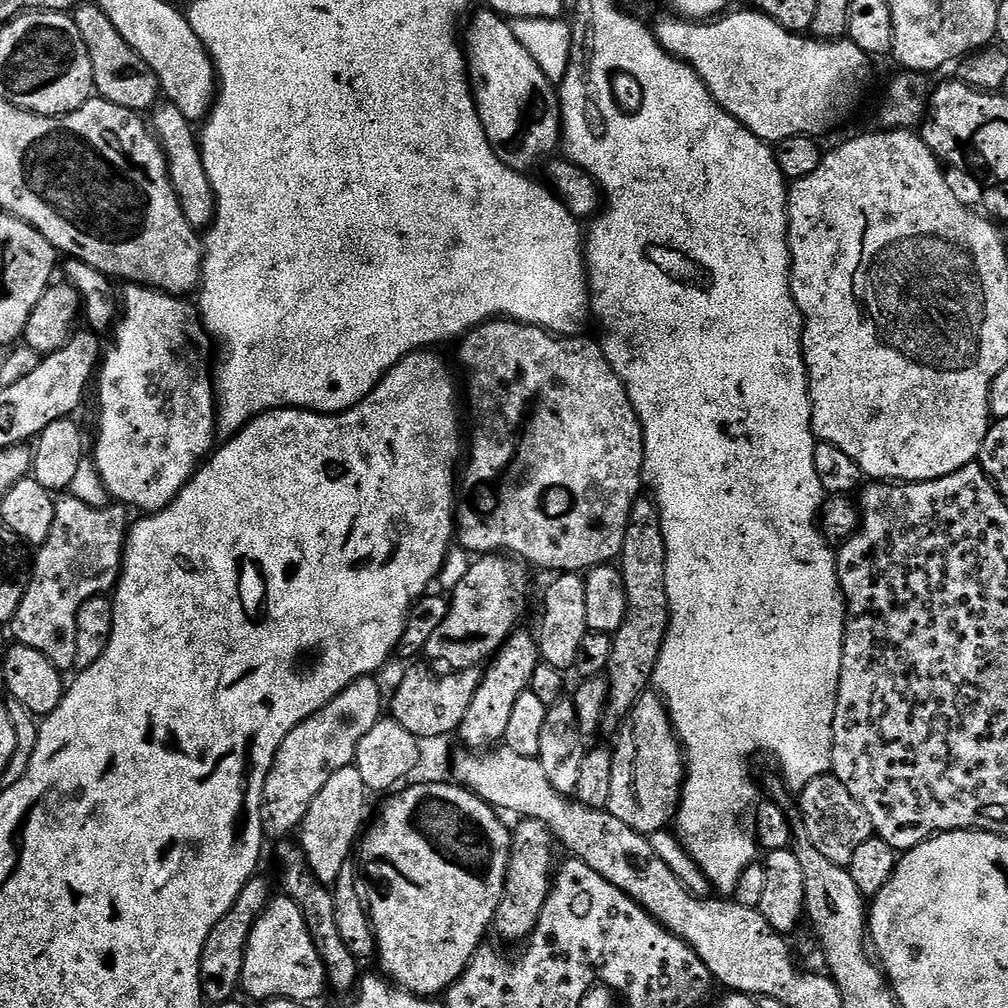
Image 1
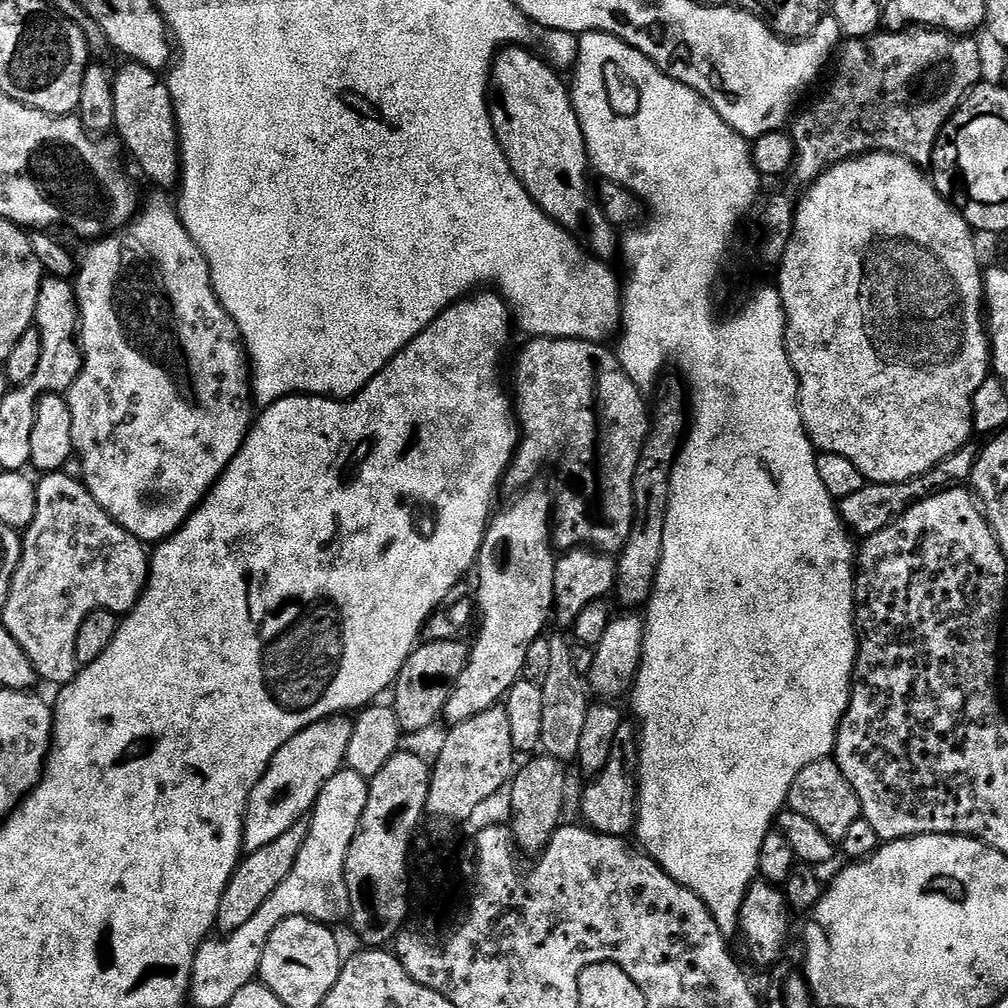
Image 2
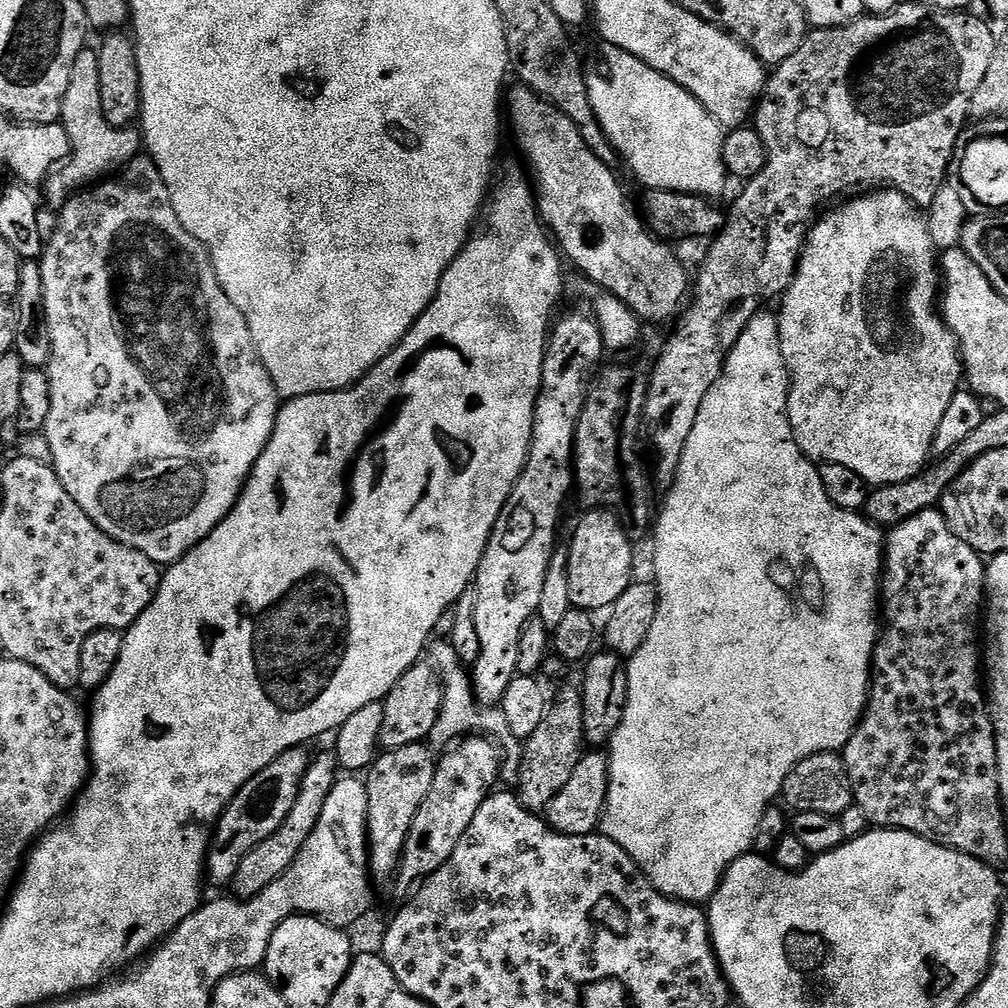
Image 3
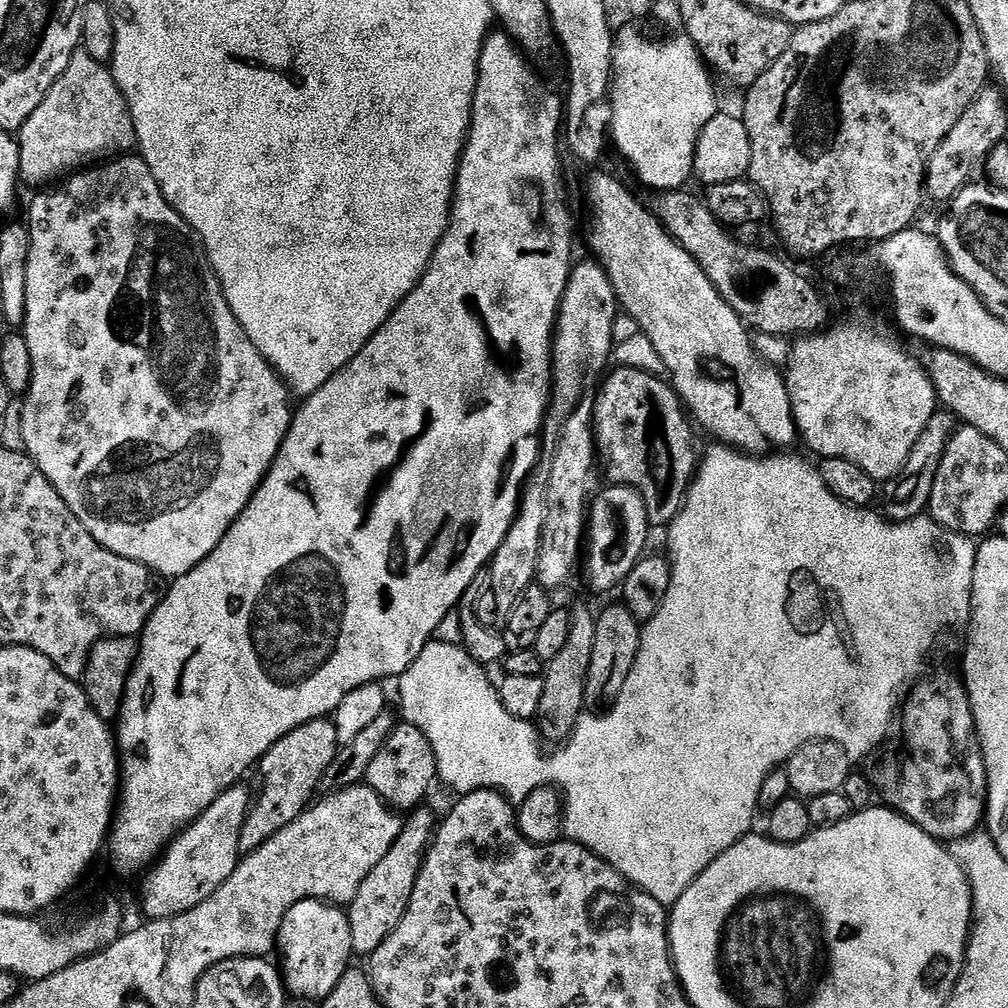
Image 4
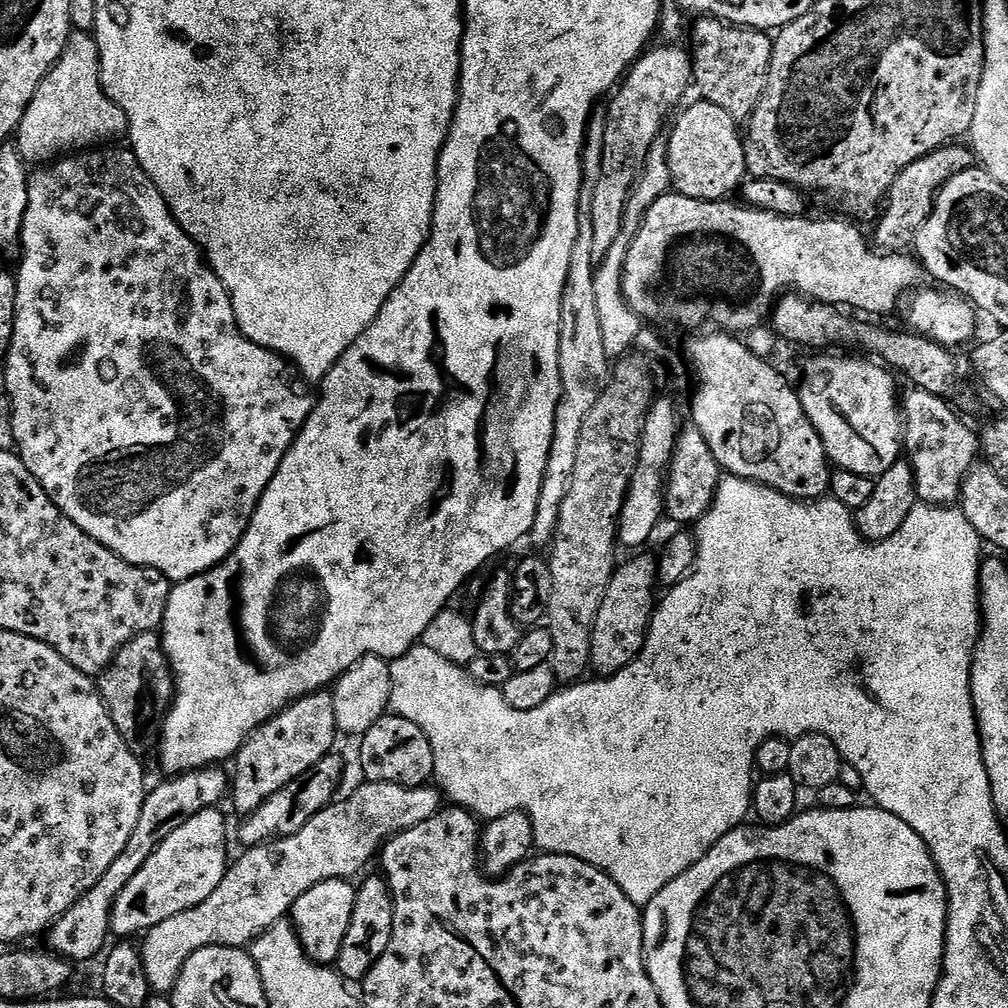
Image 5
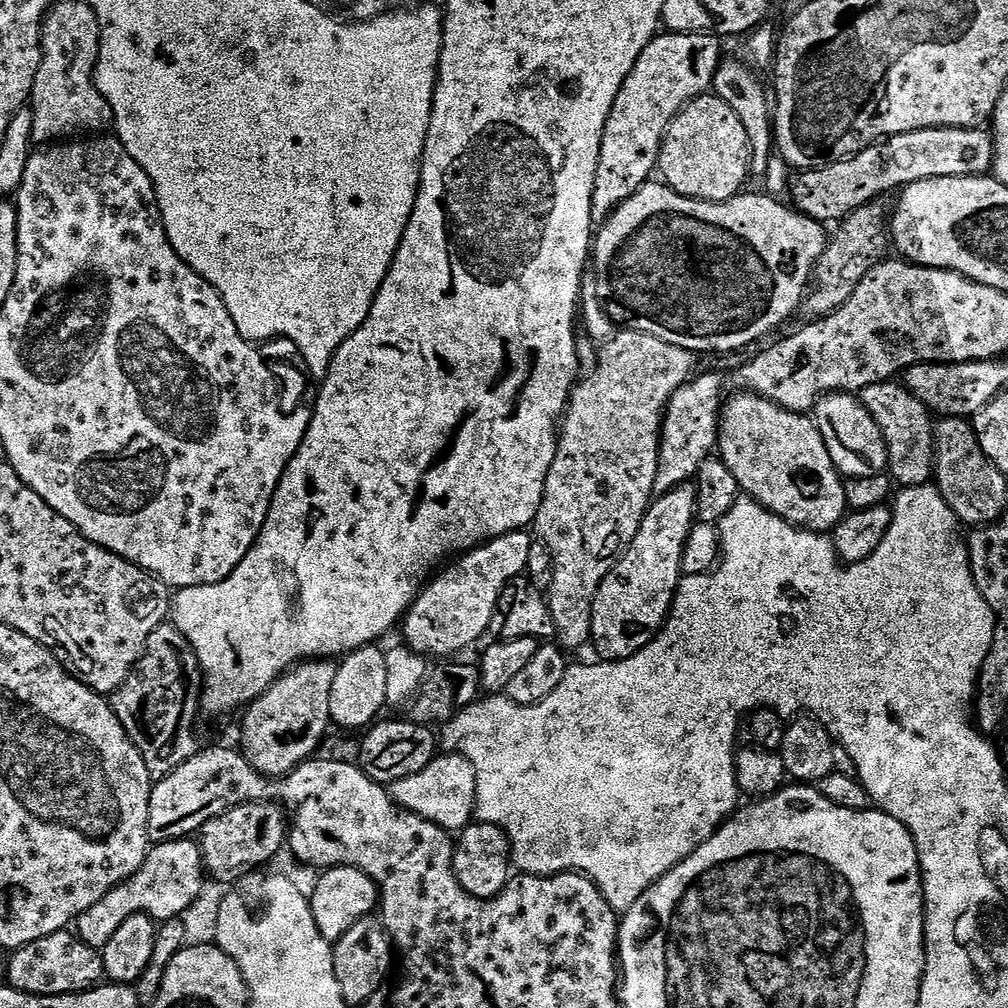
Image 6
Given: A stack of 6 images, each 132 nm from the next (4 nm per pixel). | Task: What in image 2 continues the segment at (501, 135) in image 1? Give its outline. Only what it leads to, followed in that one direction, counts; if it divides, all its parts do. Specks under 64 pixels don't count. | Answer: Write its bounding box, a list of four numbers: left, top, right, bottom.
[488,46,618,262]

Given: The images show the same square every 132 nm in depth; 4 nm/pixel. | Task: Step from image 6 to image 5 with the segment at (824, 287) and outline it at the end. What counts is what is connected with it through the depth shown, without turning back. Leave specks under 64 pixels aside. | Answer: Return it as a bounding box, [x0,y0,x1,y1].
[870,142,974,254]

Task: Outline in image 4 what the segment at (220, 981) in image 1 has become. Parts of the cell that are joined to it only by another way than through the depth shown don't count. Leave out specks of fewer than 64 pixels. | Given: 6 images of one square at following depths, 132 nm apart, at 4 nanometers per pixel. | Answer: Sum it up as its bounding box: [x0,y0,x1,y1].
[240,719,342,854]

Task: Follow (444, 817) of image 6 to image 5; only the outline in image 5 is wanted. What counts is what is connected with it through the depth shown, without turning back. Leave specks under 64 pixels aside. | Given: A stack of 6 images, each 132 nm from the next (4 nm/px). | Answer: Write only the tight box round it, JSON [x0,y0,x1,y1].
[139,782,442,993]

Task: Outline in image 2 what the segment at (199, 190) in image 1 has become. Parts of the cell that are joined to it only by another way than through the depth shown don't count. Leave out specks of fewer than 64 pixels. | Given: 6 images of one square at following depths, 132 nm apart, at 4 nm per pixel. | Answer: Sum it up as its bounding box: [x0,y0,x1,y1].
[112,63,180,189]

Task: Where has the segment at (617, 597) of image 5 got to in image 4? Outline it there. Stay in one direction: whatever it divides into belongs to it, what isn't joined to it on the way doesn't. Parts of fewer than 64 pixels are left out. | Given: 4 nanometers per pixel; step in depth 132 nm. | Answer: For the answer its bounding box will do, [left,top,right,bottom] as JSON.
[586,602,641,710]

